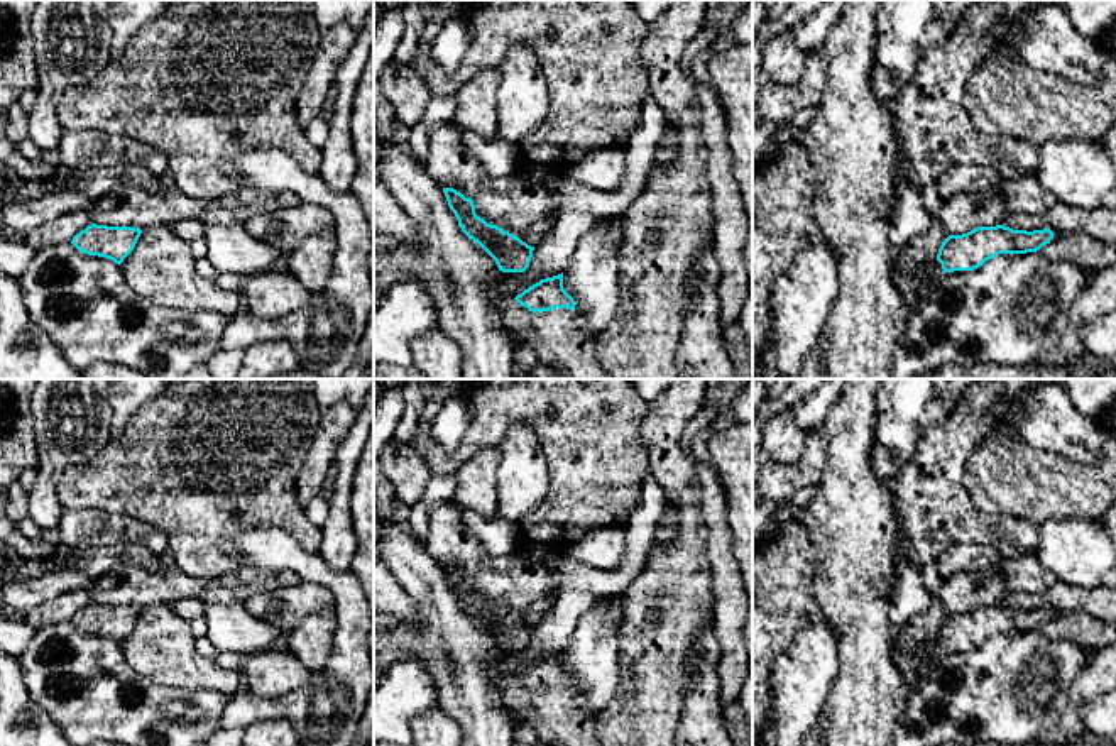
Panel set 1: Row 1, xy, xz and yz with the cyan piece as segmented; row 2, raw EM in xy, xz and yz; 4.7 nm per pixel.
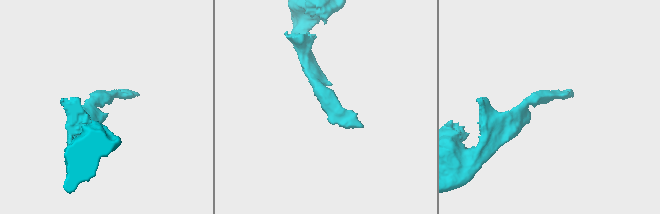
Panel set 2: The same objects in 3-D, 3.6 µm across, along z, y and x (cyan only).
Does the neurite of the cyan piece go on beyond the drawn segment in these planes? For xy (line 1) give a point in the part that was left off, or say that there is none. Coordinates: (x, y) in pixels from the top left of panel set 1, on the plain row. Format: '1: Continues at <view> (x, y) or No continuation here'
1: No continuation here

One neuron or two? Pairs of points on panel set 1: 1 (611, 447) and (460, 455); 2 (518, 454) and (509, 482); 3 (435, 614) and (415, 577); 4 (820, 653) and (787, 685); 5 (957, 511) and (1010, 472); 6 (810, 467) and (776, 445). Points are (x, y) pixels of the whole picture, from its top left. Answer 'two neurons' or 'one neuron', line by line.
1: one neuron
2: one neuron
3: one neuron
4: one neuron
5: two neurons
6: two neurons

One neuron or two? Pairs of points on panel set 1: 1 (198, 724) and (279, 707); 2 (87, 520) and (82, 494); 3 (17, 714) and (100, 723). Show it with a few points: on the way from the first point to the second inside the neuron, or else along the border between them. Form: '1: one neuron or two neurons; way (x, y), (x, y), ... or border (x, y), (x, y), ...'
1: two neurons; border (230, 696), (218, 728)
2: two neurons; border (65, 508), (98, 508), (122, 515)
3: two neurons; border (26, 685), (31, 697), (58, 728)

